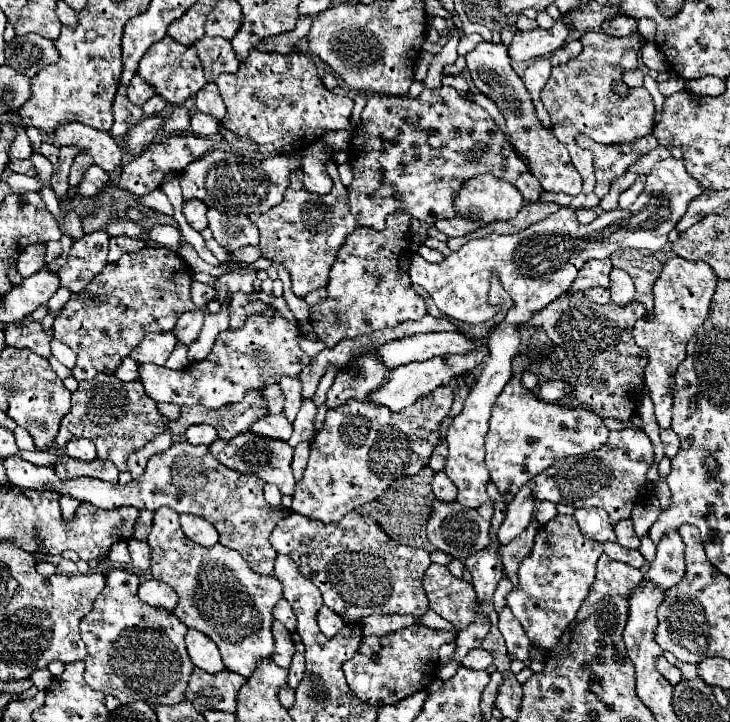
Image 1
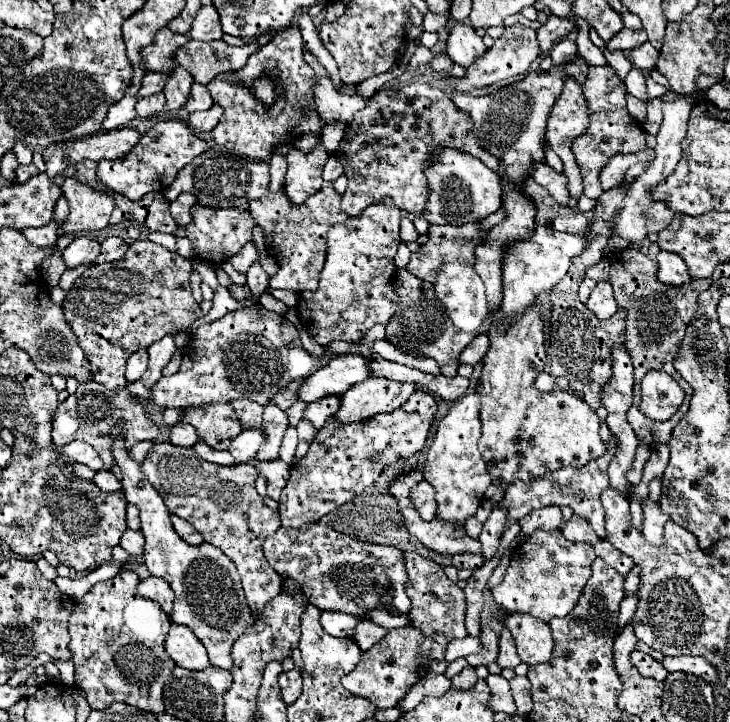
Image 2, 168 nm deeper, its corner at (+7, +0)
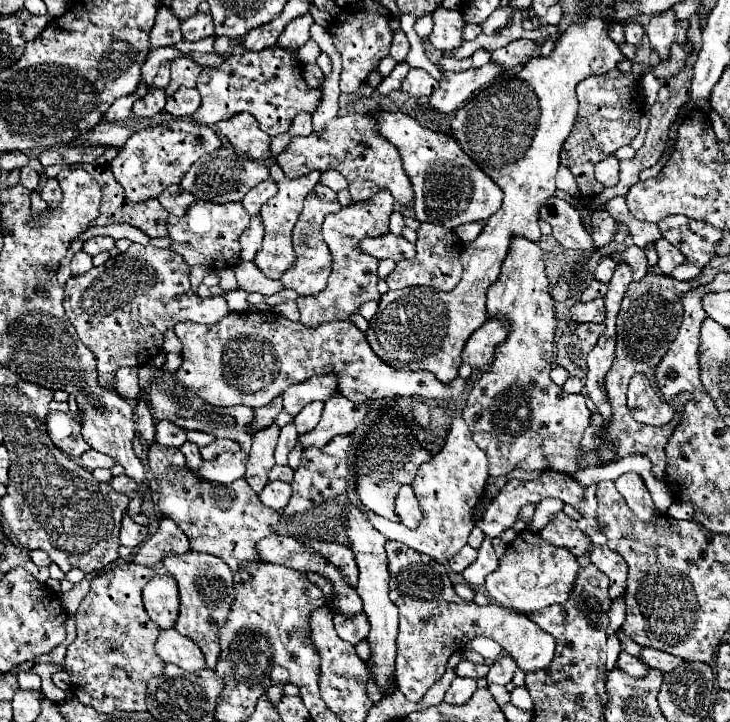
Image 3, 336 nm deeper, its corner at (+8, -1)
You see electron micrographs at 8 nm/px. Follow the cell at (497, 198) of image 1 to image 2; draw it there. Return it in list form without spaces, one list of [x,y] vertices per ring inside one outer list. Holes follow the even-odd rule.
[[[442,148],[438,150],[438,158],[430,168],[426,168],[430,200],[424,210],[424,218],[430,224],[466,224],[478,222],[496,212],[502,206],[502,180],[496,172],[492,172],[478,158]]]

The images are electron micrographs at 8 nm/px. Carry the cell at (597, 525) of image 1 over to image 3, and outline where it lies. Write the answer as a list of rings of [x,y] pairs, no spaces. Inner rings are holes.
[[[559,511],[559,513],[539,531],[539,535],[541,535],[541,539],[545,539],[545,541],[549,541],[549,543],[553,543],[553,545],[557,545],[557,547],[569,549],[575,557],[583,555],[583,553],[589,549],[589,545],[591,545],[589,537],[585,537],[585,535],[581,533],[581,529],[577,527],[577,521],[569,519],[563,511]]]

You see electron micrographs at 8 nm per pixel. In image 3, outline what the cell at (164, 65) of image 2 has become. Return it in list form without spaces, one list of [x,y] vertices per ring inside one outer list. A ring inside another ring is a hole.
[[[169,5],[159,7],[155,27],[151,29],[149,37],[151,37],[151,49],[175,45],[183,39],[181,31],[179,31],[179,21],[177,21],[177,17],[173,17],[173,11]]]

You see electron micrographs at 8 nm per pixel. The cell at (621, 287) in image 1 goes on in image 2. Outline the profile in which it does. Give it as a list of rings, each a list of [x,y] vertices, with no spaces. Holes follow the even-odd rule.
[[[602,280],[596,284],[594,292],[590,294],[586,306],[600,318],[600,320],[606,320],[610,318],[616,310],[618,310],[618,304],[614,300],[614,290],[612,290],[612,284],[608,280]]]

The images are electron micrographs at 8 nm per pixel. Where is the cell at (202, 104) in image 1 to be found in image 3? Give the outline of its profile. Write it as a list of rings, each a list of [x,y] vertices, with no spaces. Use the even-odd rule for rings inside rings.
[[[177,89],[173,95],[167,97],[167,105],[165,111],[171,113],[173,117],[189,117],[197,111],[201,103],[199,91],[197,89]]]

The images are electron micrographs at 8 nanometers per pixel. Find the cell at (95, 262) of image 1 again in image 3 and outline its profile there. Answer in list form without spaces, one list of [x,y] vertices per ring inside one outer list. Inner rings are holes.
[[[93,237],[93,239],[89,239],[89,241],[83,243],[83,251],[89,253],[91,257],[97,255],[97,253],[101,253],[101,251],[111,251],[113,247],[115,247],[113,237]]]

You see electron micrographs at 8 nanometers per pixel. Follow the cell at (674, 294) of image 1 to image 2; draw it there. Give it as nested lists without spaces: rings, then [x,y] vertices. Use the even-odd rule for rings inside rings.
[[[660,252],[658,258],[658,280],[668,286],[684,286],[692,280],[686,262],[674,252]]]

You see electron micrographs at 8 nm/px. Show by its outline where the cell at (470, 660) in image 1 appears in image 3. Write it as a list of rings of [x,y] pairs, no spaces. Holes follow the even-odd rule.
[[[457,677],[453,679],[451,687],[445,693],[445,701],[449,705],[463,705],[471,699],[471,695],[477,689],[477,681],[475,679],[465,679],[465,677]]]

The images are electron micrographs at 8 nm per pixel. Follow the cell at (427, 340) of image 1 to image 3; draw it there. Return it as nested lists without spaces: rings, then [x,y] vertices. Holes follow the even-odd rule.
[[[335,375],[311,377],[309,381],[291,385],[289,389],[283,391],[283,411],[289,413],[291,417],[295,417],[311,401],[327,401],[335,393],[337,393]]]

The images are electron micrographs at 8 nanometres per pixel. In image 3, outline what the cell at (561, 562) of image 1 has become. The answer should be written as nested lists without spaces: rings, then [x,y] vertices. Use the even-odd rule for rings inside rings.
[[[521,531],[507,545],[507,551],[499,559],[497,571],[489,573],[489,577],[485,579],[485,589],[497,605],[529,615],[543,607],[567,601],[575,585],[577,573],[579,563],[571,551],[543,541],[539,533]]]

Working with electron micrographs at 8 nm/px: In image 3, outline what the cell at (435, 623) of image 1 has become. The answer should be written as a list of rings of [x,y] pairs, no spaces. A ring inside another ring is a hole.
[[[335,613],[335,615],[333,615],[333,623],[335,623],[337,635],[339,635],[341,639],[349,641],[351,645],[359,645],[359,641],[365,641],[365,639],[367,639],[369,623],[367,623],[365,613],[359,613],[359,615],[355,615],[353,619],[345,619],[343,615]]]

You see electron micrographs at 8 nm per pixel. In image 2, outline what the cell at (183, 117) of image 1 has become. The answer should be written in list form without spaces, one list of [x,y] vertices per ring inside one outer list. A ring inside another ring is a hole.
[[[178,66],[174,70],[174,76],[166,82],[164,86],[164,96],[166,96],[166,104],[170,110],[180,110],[184,108],[188,96],[190,96],[190,86],[192,86],[194,78],[182,68]]]

